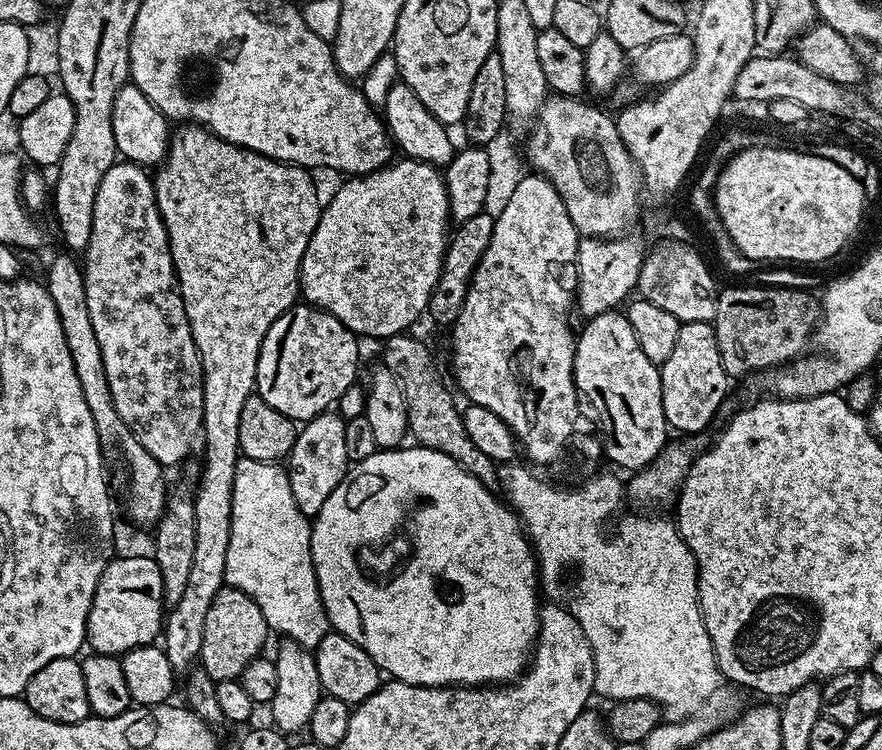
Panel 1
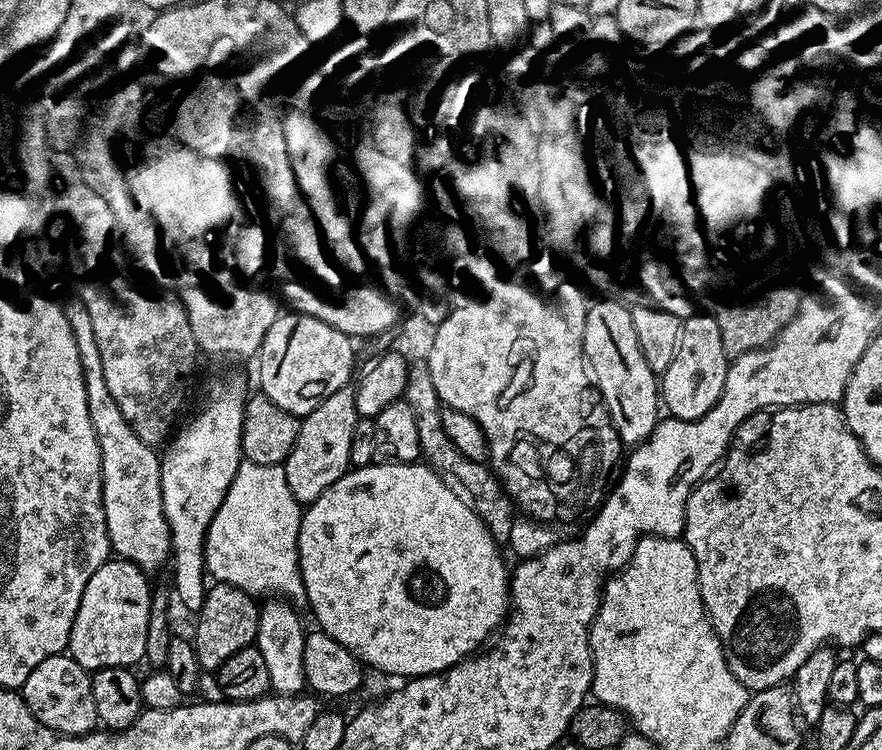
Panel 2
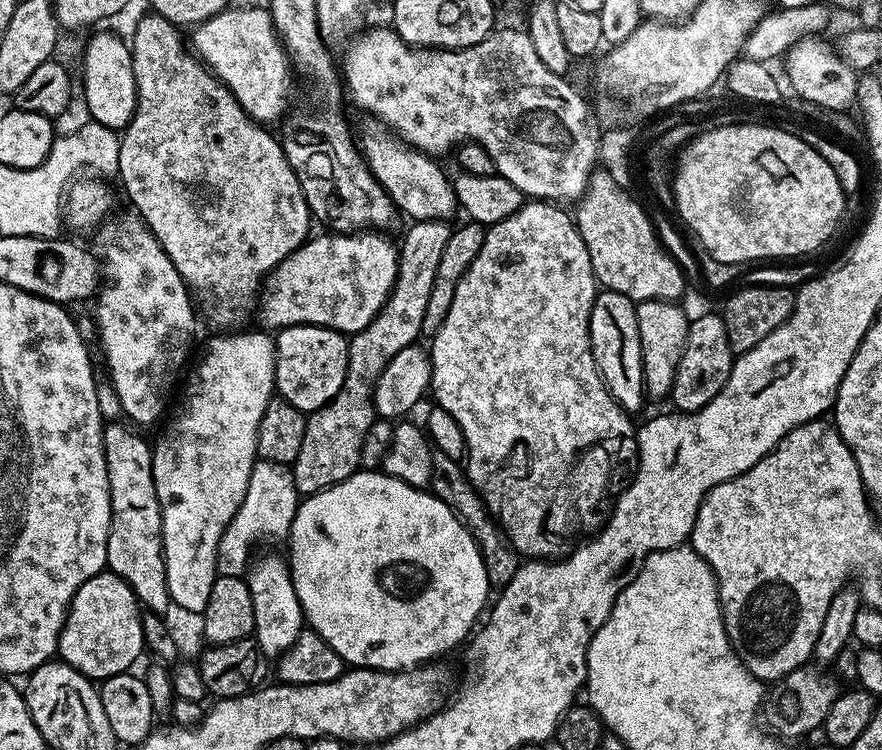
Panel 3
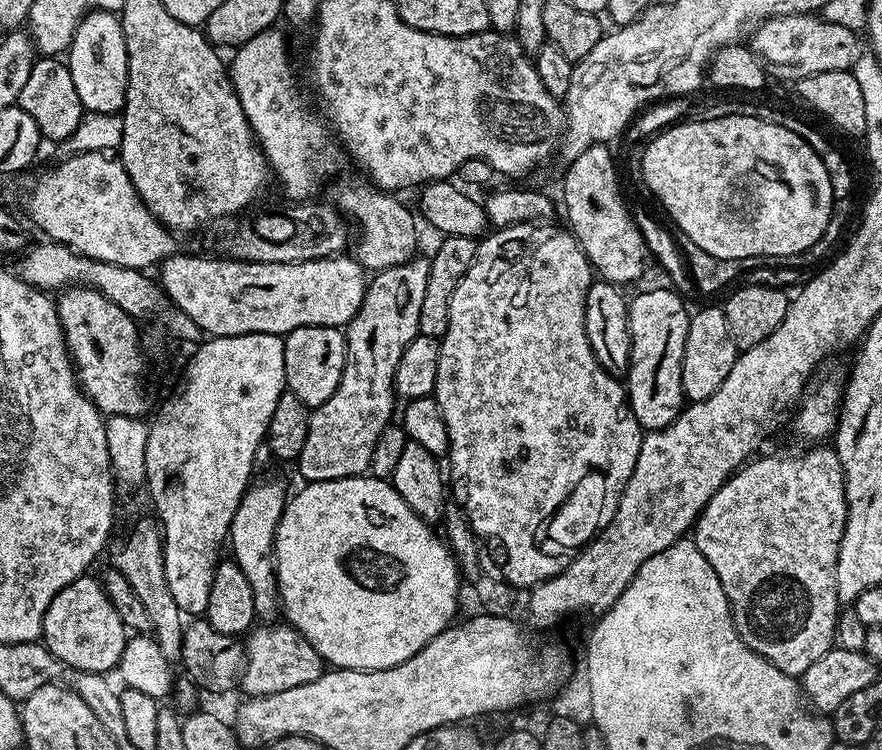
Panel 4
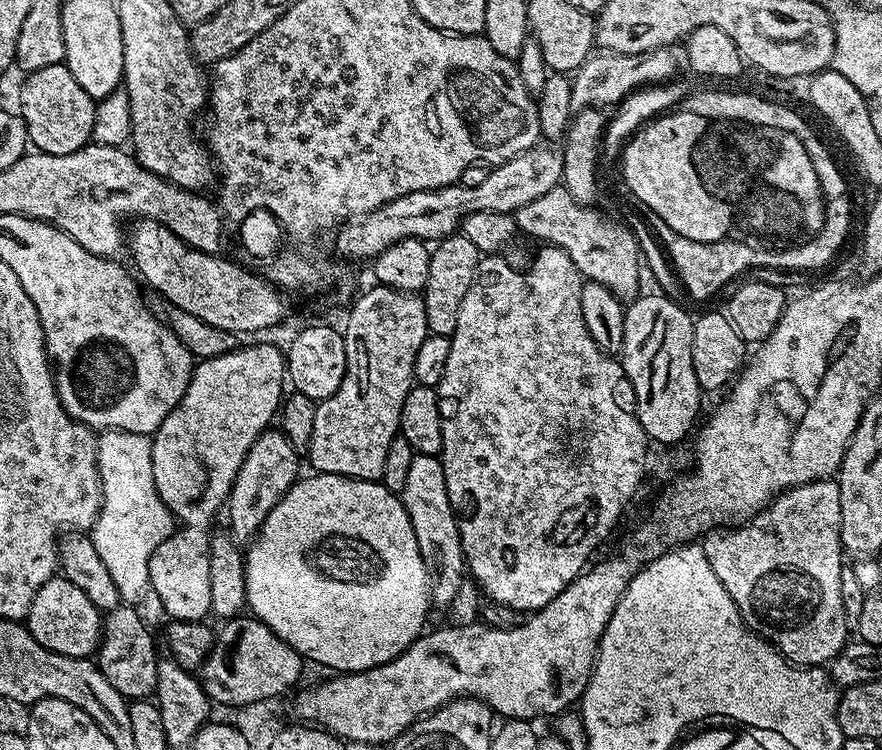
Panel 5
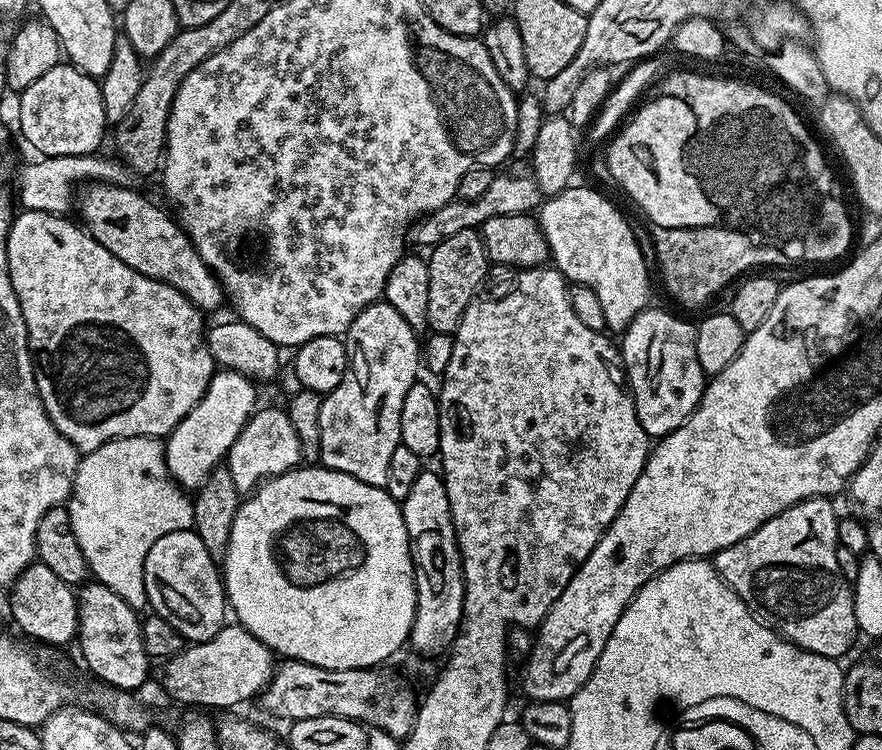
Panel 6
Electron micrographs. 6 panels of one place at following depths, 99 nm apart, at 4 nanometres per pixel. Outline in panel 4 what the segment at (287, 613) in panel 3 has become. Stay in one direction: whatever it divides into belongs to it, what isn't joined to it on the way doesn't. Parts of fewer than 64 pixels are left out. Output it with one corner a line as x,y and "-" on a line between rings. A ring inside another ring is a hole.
253,483
245,492
232,519
227,543
232,544
231,559
246,574
250,590
254,590
254,610
257,617
272,616
278,612
278,585
276,583
276,527
284,513
286,495
280,484

